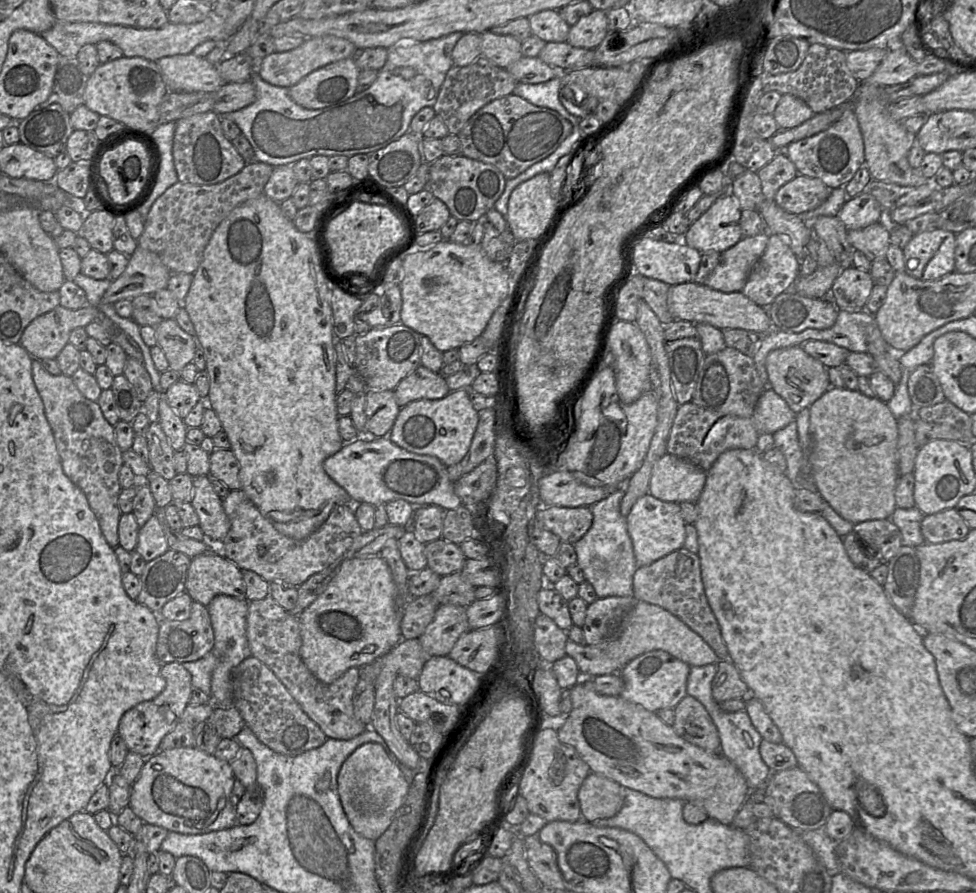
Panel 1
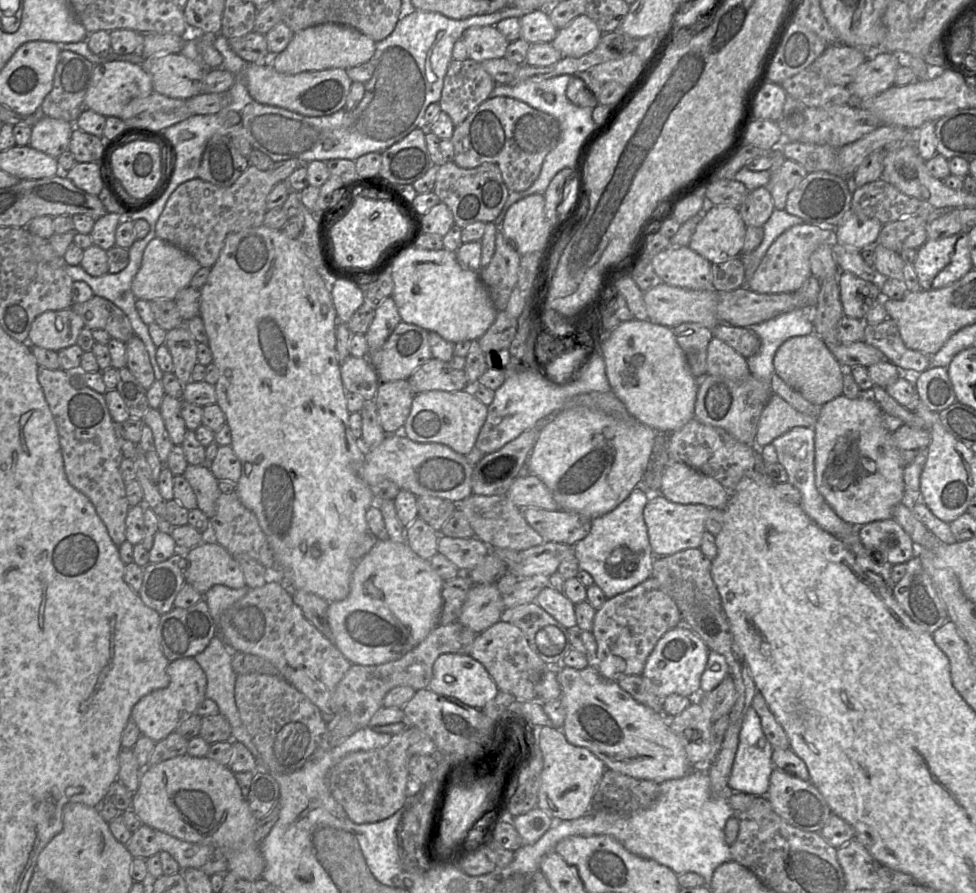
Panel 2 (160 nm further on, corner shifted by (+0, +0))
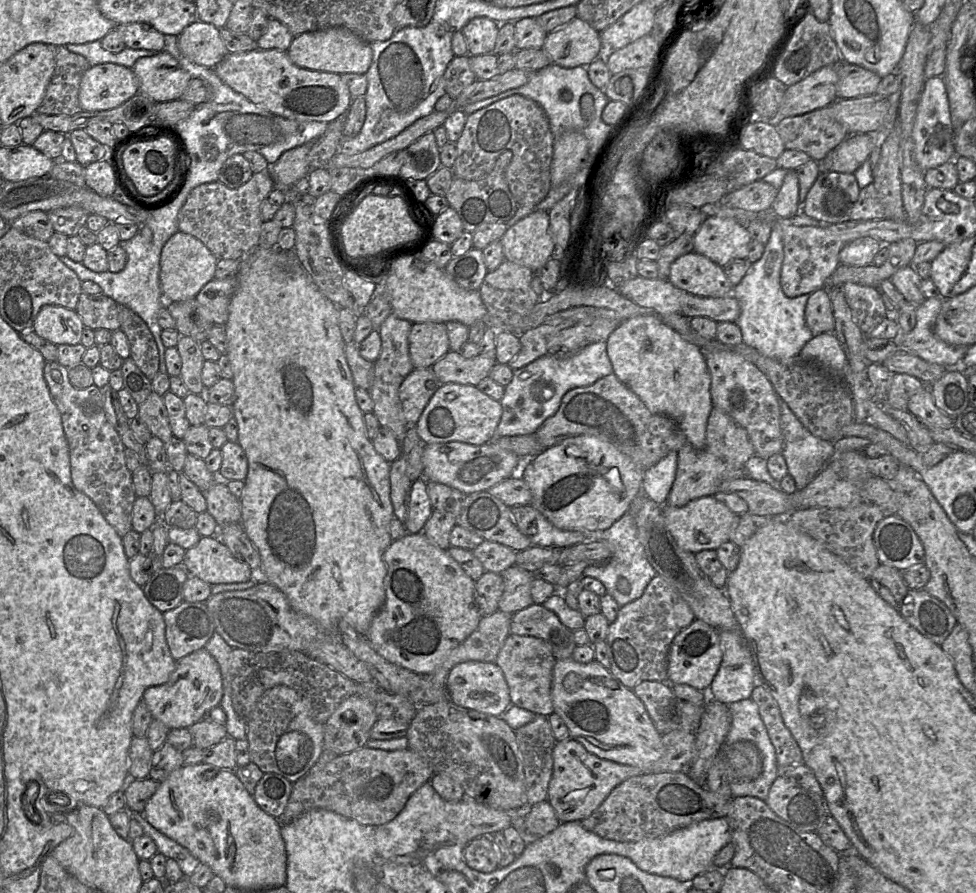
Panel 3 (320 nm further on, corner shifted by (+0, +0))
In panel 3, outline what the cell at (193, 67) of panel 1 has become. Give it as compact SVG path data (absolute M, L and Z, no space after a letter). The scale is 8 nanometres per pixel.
M165 50L136 60L133 71L139 92L156 103L178 100L184 93L191 75Z

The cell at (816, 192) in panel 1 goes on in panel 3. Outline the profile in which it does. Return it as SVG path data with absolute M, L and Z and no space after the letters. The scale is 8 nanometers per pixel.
M821 172L807 193L801 213L827 223L848 221L860 190L854 173Z

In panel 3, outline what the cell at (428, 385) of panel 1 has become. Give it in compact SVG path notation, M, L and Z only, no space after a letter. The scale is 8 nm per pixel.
M449 350L432 365L432 370L442 384L458 383L477 386L488 377L497 363L496 351L465 358L459 352Z

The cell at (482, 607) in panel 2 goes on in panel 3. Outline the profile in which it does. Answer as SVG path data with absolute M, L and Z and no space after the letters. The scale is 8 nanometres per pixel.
M514 565L500 574L504 590L498 610L515 614L534 603L531 597L531 584L537 577L535 573Z

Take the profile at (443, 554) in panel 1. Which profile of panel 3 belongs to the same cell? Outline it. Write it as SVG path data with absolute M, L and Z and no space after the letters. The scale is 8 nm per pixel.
M484 540L472 550L486 572L501 573L516 562L517 552L503 544Z

